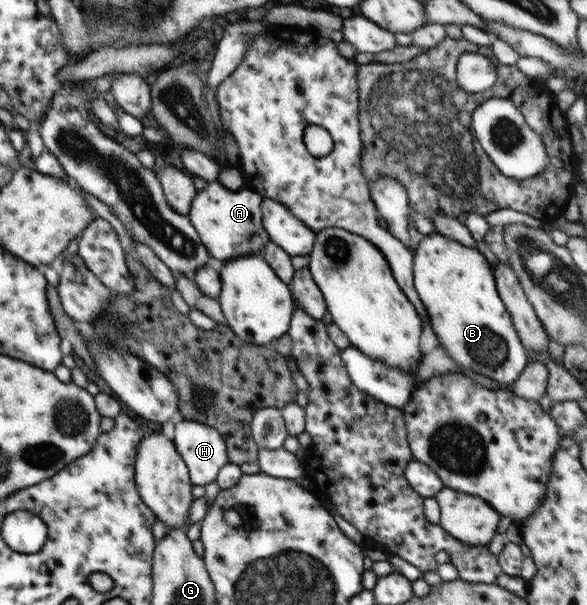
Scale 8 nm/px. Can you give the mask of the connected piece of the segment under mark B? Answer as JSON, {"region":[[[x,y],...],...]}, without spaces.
{"region":[[[437,232],[427,237],[414,250],[414,287],[424,304],[428,321],[440,344],[457,364],[477,374],[497,380],[507,386],[513,384],[529,363],[526,350],[517,336],[509,311],[499,296],[493,266],[477,249],[465,247]]]}

